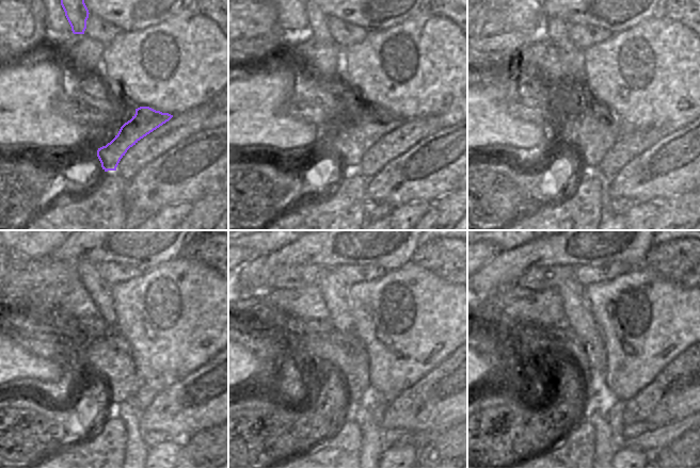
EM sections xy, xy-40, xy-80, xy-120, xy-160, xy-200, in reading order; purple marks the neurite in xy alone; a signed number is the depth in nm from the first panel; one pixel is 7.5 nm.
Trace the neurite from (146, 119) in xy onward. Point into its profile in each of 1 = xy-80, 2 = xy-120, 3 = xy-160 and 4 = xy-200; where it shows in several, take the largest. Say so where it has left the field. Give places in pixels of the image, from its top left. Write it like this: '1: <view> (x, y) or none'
1: xy-80 (591, 141)
2: xy-120 (117, 376)
3: xy-160 (335, 293)
4: xy-200 (582, 328)

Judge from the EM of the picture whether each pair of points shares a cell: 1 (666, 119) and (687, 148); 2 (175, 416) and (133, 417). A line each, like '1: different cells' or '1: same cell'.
1: different cells
2: different cells

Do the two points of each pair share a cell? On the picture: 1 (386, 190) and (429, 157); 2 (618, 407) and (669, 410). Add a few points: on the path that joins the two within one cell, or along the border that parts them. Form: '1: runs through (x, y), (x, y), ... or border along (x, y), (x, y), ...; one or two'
1: runs through (397, 182), (410, 176), (418, 167); one
2: border along (626, 401), (622, 415), (623, 424); two

